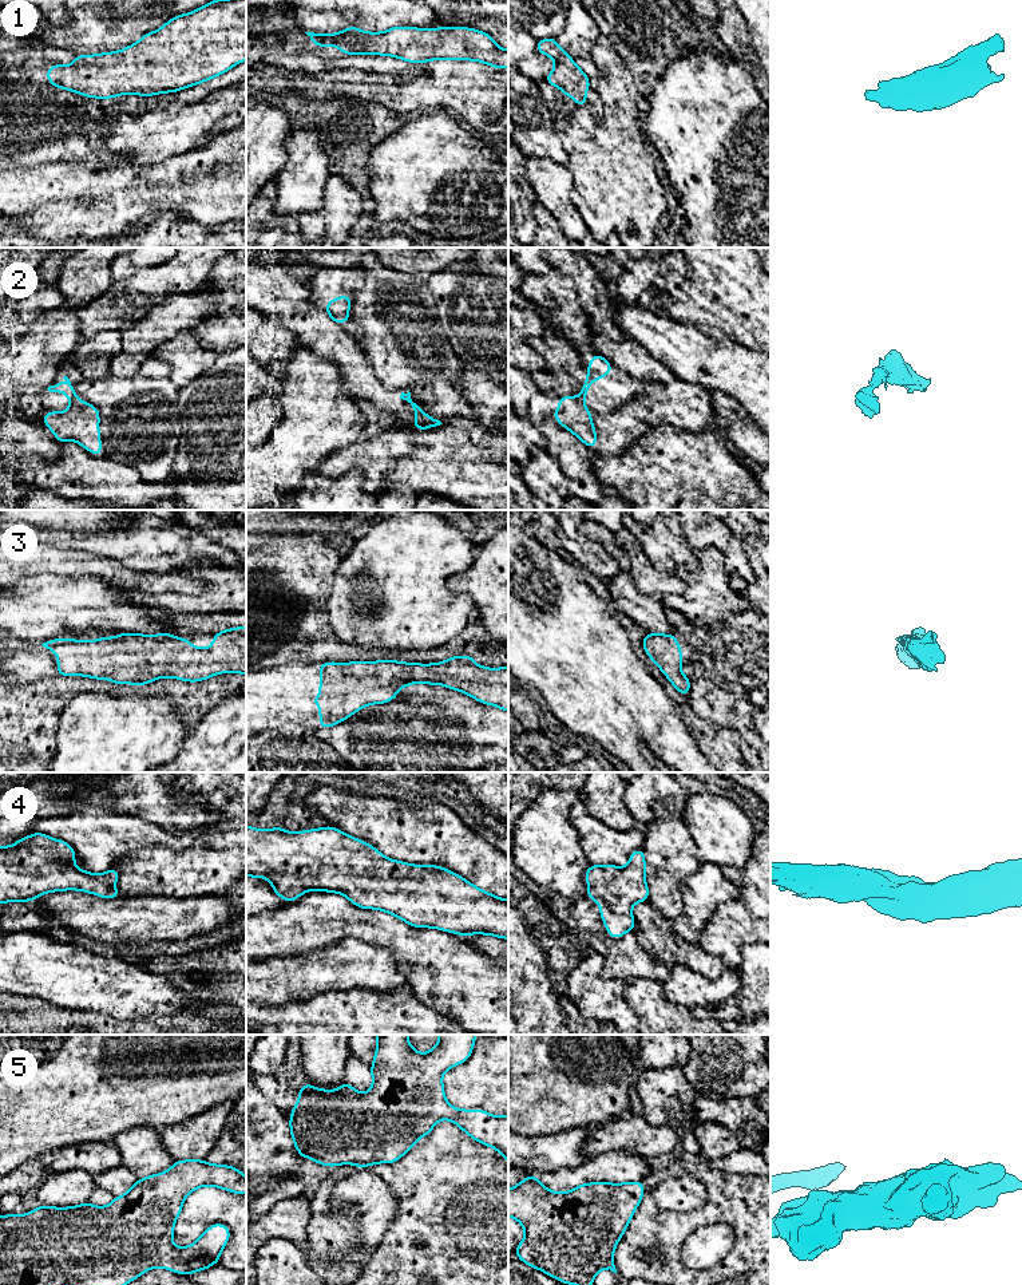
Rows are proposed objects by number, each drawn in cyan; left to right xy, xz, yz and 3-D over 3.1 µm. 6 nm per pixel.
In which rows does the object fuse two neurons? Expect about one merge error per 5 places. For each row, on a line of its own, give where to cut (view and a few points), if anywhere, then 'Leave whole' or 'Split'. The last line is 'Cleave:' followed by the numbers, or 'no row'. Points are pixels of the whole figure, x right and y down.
1: No split. Leave whole
2: Split along xy (76, 399), (71, 404). Split
3: No split. Leave whole
4: No split. Leave whole
5: No split. Leave whole
Cleave: 2

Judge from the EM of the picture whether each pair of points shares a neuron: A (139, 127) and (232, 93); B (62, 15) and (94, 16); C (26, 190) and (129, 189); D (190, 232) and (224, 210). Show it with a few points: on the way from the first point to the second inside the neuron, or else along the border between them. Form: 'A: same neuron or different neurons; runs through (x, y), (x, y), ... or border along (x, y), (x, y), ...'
A: same neuron; runs through (162, 127), (193, 127), (209, 113)
B: different neurons; border along (74, 14), (71, 24), (46, 24)
C: same neuron; runs through (51, 180), (99, 180), (103, 182)
D: different neurons; border along (173, 213), (181, 213), (209, 225), (232, 221)

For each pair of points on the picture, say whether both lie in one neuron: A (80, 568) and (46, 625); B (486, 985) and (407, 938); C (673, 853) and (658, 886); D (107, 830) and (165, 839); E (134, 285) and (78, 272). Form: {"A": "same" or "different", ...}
{"A": "different", "B": "same", "C": "same", "D": "same", "E": "different"}

